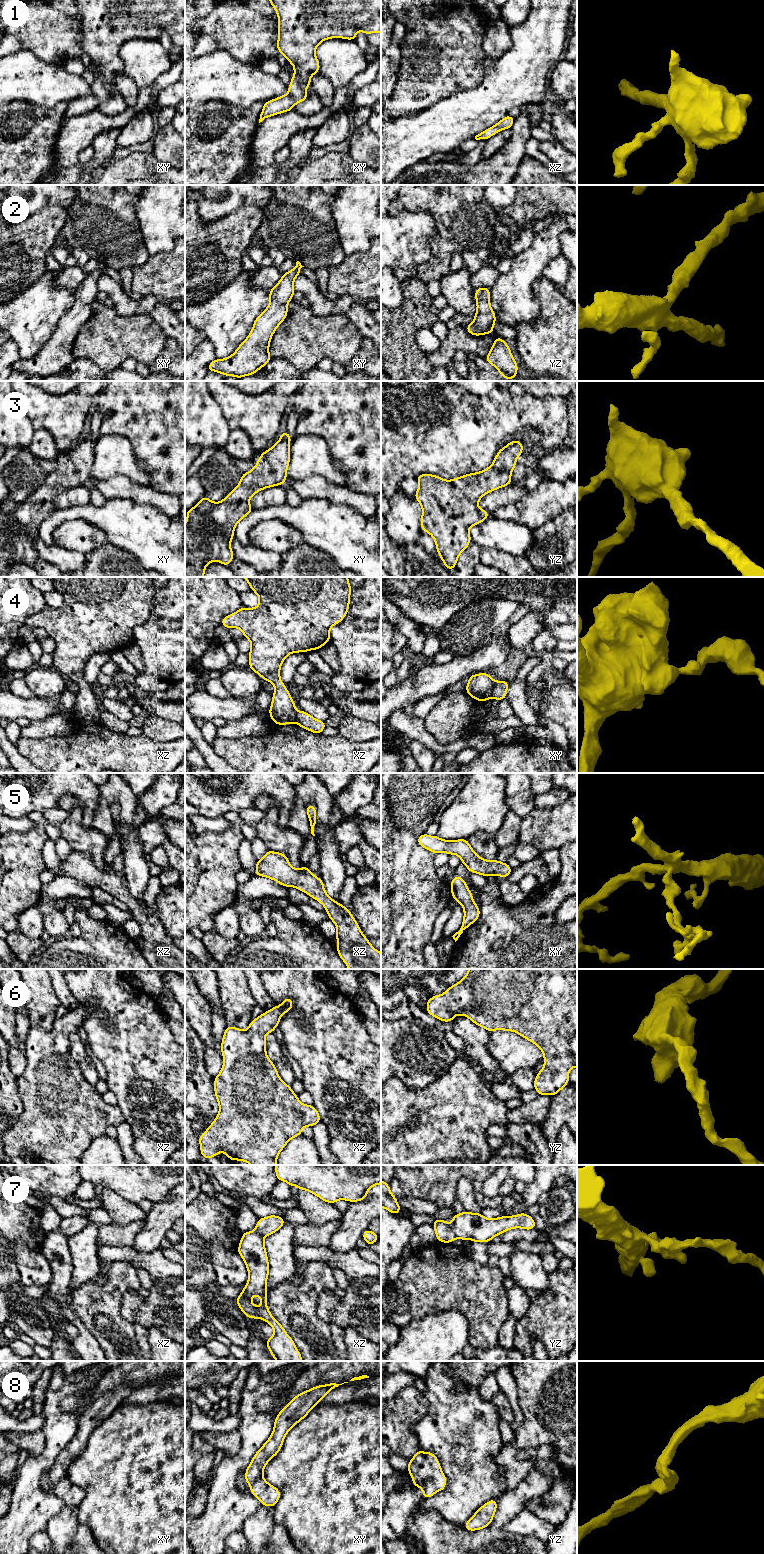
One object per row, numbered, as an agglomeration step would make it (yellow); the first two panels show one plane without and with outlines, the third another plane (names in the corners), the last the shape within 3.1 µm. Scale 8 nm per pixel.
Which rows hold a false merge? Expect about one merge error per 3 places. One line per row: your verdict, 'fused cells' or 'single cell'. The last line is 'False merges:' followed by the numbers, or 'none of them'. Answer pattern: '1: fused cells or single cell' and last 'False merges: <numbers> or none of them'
1: single cell
2: single cell
3: single cell
4: fused cells
5: single cell
6: single cell
7: single cell
8: single cell
False merges: 4

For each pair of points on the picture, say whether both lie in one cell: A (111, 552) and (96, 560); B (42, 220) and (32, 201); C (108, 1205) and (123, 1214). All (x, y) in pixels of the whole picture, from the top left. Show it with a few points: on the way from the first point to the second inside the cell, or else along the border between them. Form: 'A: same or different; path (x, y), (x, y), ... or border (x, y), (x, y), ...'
A: same; path (107, 556), (100, 560)
B: different; border (59, 203), (53, 206), (42, 207), (32, 215)
C: same; path (112, 1205), (119, 1210)

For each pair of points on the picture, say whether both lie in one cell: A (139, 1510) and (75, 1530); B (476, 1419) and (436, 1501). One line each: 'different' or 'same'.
A: different
B: same

